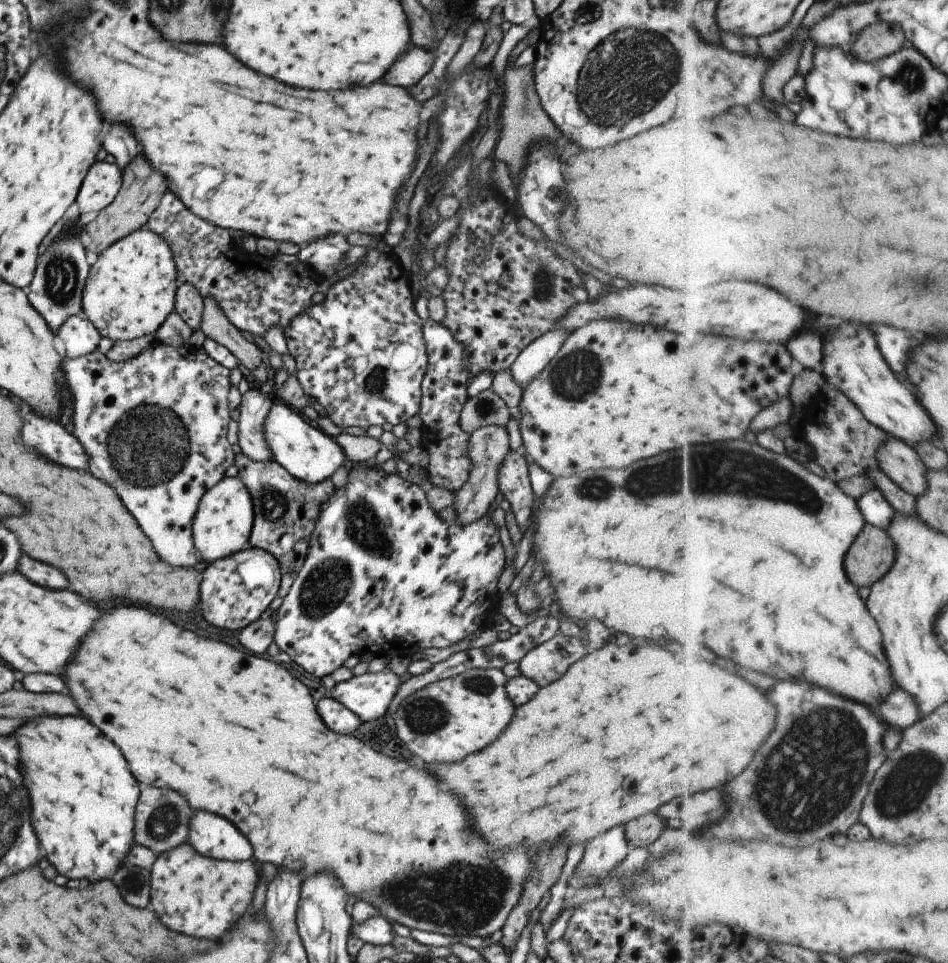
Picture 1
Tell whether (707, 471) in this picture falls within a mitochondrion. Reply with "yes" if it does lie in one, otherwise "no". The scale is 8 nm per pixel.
yes

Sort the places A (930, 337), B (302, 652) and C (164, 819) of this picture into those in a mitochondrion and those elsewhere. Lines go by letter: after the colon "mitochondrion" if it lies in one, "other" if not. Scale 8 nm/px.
A: other
B: other
C: mitochondrion

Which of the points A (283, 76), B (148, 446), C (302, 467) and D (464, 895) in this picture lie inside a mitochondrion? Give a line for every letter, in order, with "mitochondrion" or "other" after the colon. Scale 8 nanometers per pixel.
A: other
B: mitochondrion
C: other
D: mitochondrion

